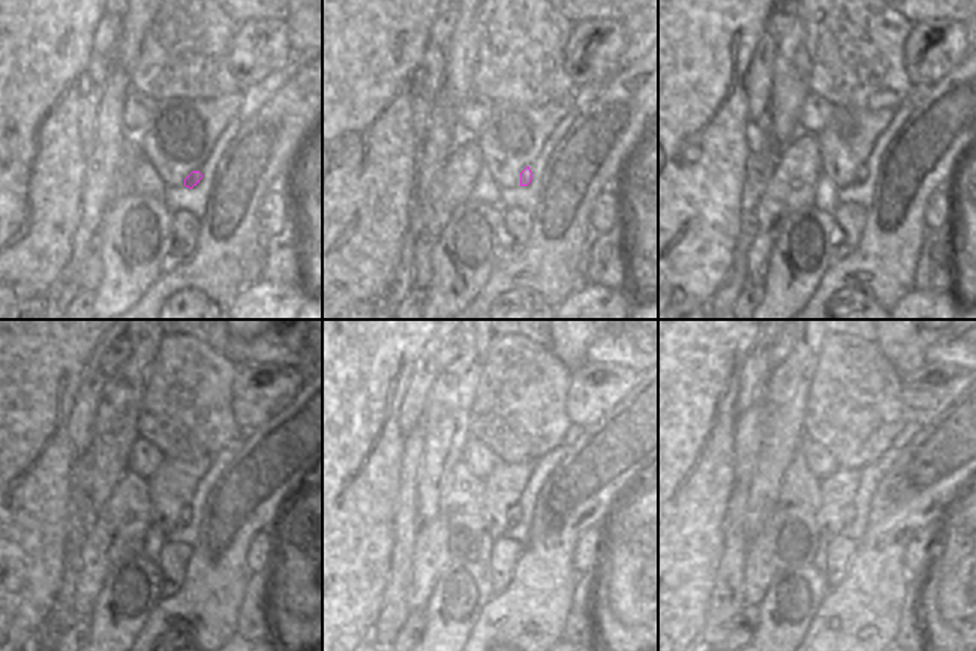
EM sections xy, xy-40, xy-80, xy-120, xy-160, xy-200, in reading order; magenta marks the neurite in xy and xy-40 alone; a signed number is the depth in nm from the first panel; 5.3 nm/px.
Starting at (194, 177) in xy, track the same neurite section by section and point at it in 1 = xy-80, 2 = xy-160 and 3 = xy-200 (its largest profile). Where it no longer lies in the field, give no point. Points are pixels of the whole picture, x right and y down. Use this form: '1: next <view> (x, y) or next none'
1: next xy-80 (861, 173)
2: next xy-160 (513, 512)
3: next xy-200 (847, 515)

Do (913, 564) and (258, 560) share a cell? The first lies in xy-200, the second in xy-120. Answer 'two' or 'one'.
one

